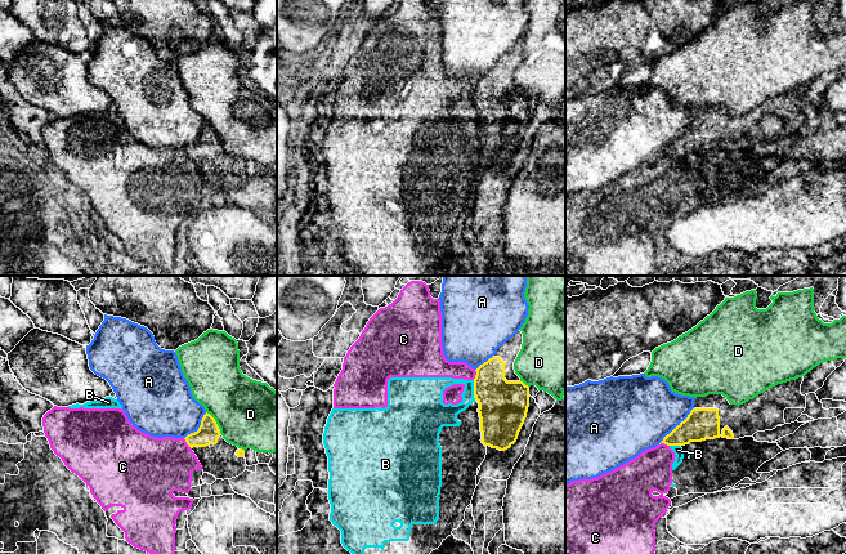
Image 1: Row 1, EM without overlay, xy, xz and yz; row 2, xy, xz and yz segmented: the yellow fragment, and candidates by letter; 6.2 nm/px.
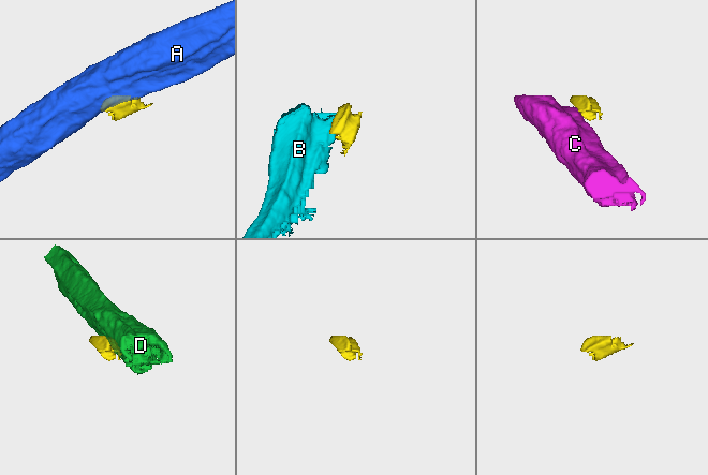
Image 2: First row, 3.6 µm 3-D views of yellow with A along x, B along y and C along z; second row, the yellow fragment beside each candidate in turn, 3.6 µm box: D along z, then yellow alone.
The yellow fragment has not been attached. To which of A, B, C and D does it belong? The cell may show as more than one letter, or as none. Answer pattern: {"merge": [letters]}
{"merge": []}

